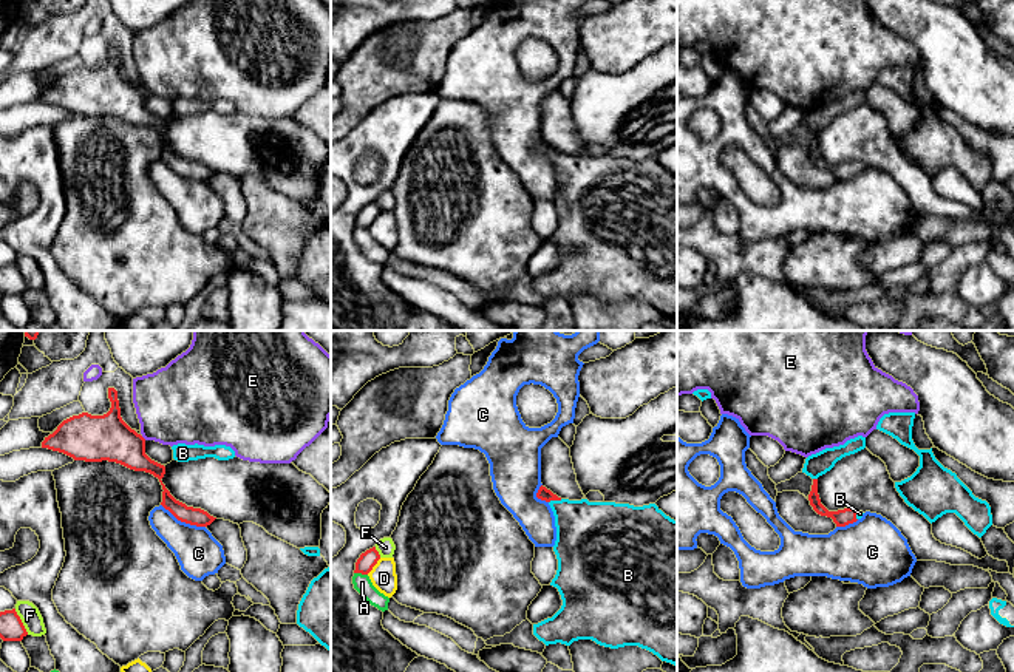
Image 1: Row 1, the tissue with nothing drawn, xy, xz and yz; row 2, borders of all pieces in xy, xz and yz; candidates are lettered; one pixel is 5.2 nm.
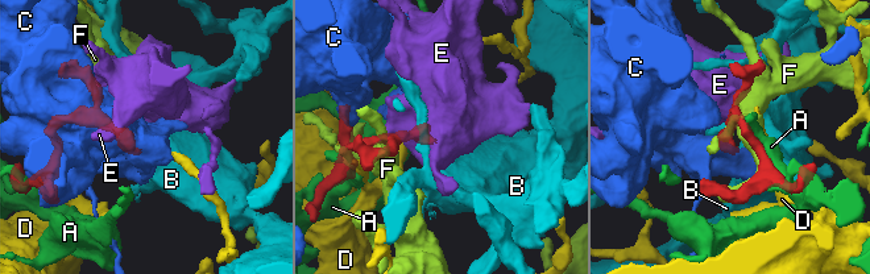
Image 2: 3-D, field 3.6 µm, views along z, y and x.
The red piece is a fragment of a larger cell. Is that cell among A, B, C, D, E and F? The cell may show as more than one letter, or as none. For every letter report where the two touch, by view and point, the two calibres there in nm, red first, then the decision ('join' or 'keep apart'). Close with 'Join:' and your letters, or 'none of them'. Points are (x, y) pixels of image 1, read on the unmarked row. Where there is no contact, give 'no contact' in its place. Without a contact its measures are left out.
A: xz (360, 226) | 90/90 nm | keep apart
B: xz (555, 153) | 70/340 nm | join
C: xy (183, 175) | 100/220 nm | keep apart
D: xz (374, 218) | 90/140 nm | keep apart
E: xy (142, 91) | 240/400 nm | keep apart
F: xy (20, 275) | 130/110 nm | keep apart
Join: B

